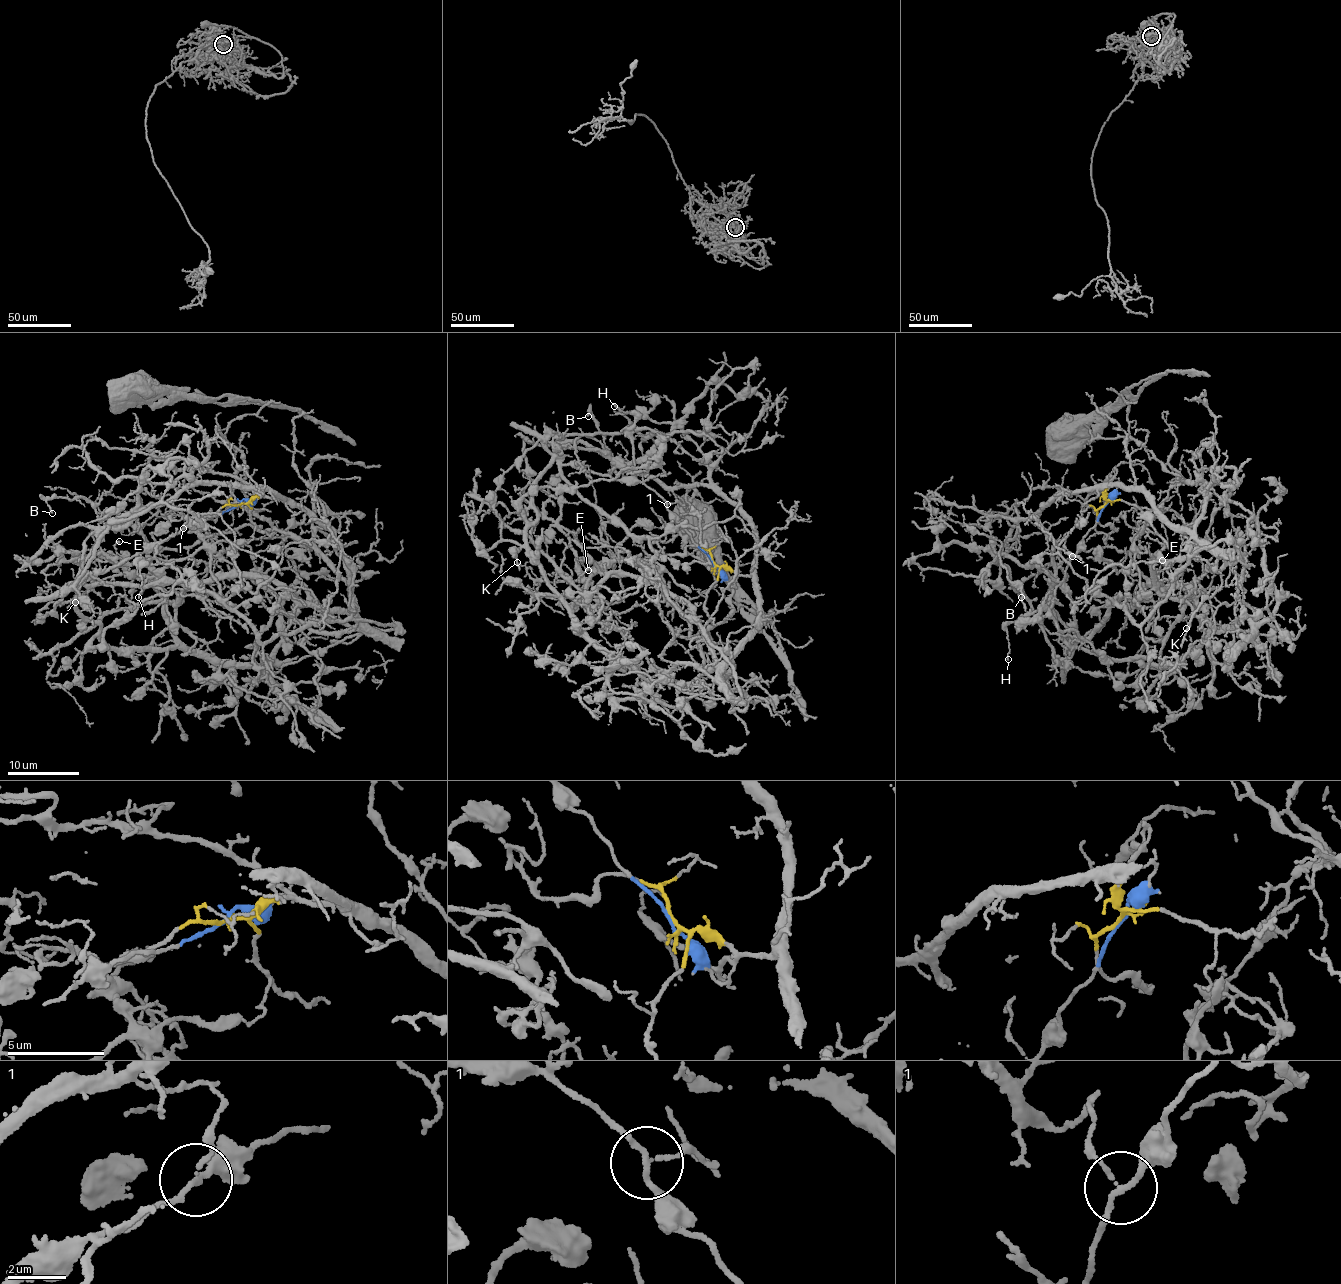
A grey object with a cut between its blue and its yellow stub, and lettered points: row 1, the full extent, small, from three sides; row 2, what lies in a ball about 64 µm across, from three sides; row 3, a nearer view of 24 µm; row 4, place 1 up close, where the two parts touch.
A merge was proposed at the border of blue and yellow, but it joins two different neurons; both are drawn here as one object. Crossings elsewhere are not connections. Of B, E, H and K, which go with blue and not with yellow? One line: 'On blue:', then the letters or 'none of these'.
On blue: H

